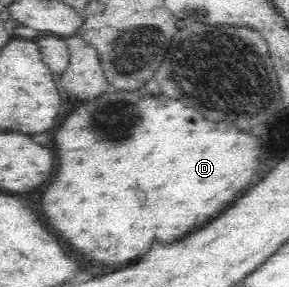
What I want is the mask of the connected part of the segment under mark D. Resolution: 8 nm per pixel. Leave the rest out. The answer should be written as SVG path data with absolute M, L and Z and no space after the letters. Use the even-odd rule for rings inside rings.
M108 90L96 95L96 101L94 103L83 101L81 107L77 107L61 123L61 127L53 135L53 145L55 145L55 161L57 161L57 167L55 167L53 179L49 181L47 189L39 197L39 211L43 213L43 219L45 219L47 227L51 229L51 233L57 235L57 239L71 253L81 255L81 257L85 257L89 261L99 263L99 267L111 267L111 269L119 269L119 265L127 265L127 263L133 263L133 261L141 259L151 249L153 243L169 245L169 243L175 243L175 241L185 239L187 233L197 231L199 225L201 227L207 225L213 219L213 215L217 215L219 211L225 211L227 209L227 203L235 199L235 195L239 193L239 189L243 189L251 181L251 175L257 169L257 155L259 155L259 149L255 145L255 139L249 137L249 135L245 135L245 133L241 133L233 125L207 123L193 109L185 107L181 101L166 99L162 93L154 96L145 90L134 92Z

